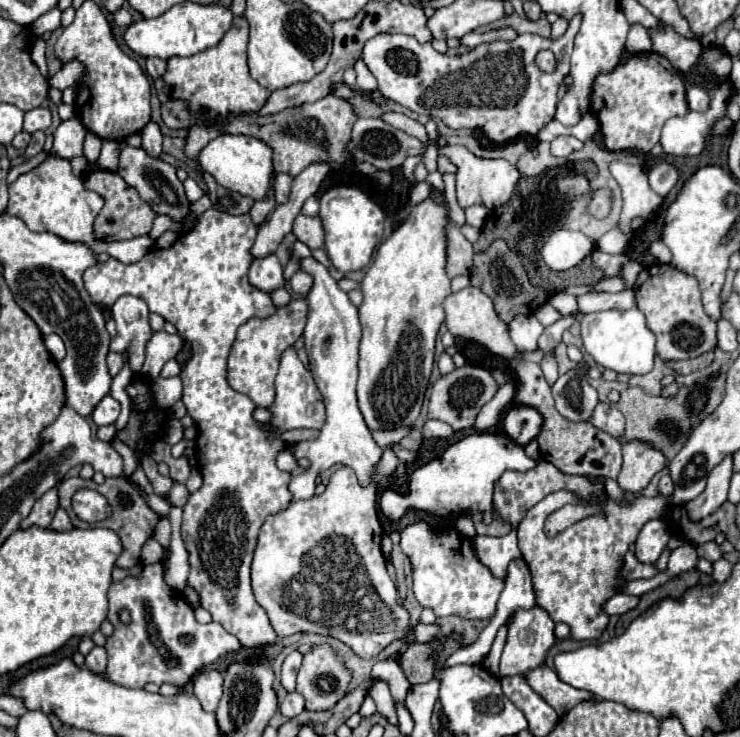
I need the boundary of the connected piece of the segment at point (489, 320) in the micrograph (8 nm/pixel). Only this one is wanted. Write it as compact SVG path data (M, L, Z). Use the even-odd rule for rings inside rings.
M466 287L460 289L458 293L452 293L444 299L442 303L444 311L446 311L446 327L452 335L456 337L464 337L464 339L472 339L482 343L484 347L488 347L492 353L508 359L508 357L516 357L516 347L512 345L508 331L506 331L506 323L498 319L494 305L490 301L488 295L484 295L478 287Z

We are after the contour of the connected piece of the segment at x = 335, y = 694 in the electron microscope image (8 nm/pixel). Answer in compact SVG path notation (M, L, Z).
M318 645L304 655L302 667L298 671L296 691L306 699L308 711L326 711L332 709L338 703L338 699L344 697L348 681L350 681L350 671L344 667L342 661L336 659L336 653L328 645Z

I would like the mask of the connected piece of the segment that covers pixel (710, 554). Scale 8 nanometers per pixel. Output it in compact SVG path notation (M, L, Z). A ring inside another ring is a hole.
M714 541L704 543L704 545L698 545L696 549L698 549L698 557L708 559L710 563L714 563L714 561L718 561L722 557L722 551L720 551L720 547Z

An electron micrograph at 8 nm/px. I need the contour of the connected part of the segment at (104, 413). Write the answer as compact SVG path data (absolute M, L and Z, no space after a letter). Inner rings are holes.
M106 395L98 405L96 409L92 411L92 419L94 423L100 427L100 425L110 425L110 423L116 423L120 415L120 403L116 399L112 399L110 395Z

